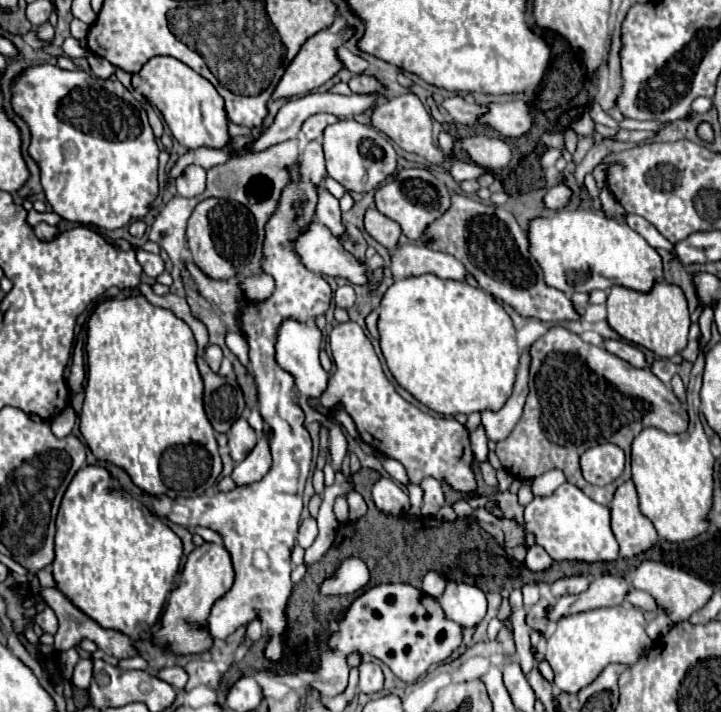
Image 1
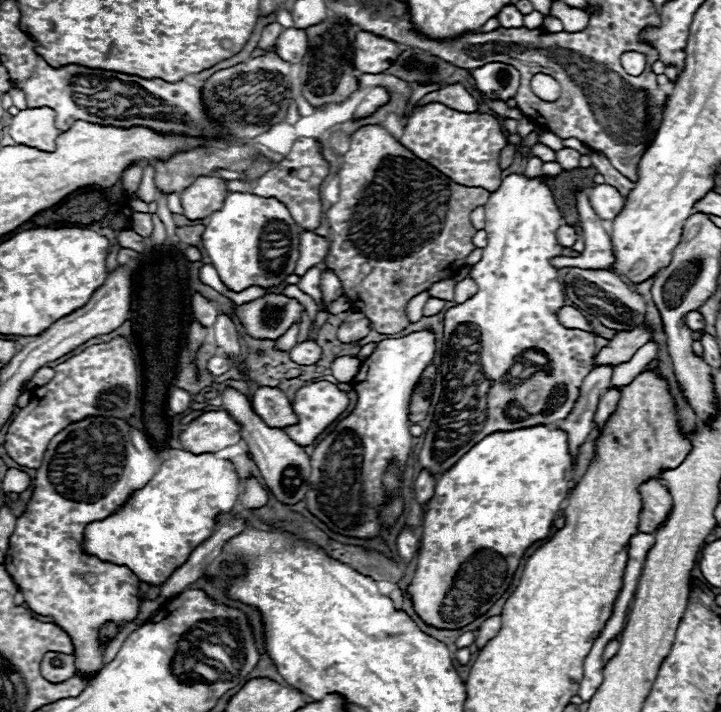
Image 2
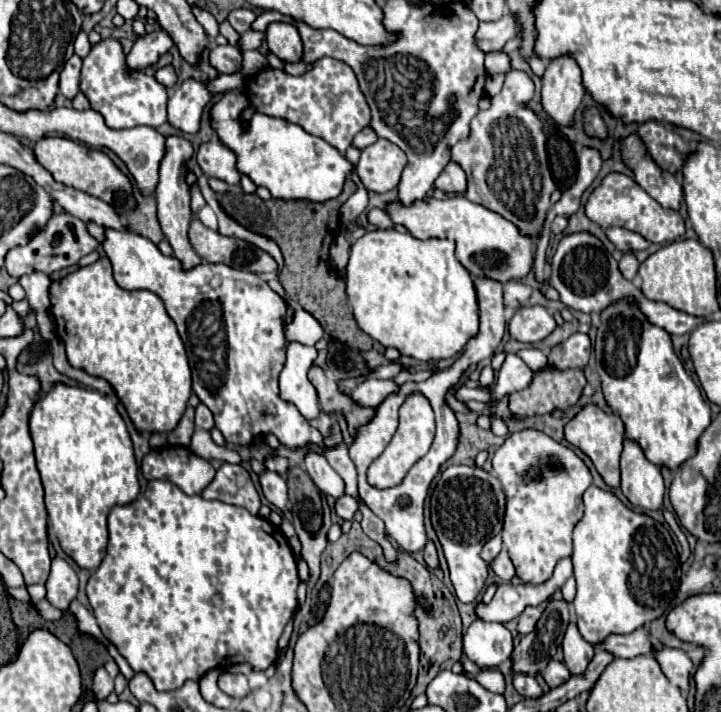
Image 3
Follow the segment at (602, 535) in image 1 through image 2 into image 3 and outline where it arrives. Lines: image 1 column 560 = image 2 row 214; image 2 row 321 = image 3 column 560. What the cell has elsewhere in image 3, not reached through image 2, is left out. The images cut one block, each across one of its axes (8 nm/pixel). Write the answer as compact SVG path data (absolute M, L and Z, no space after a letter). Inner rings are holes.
M538 430L510 434L496 450L492 466L508 498L502 530L504 548L522 582L542 584L552 576L556 562L572 554L572 530L582 518L582 494L592 484L592 474L570 448Z

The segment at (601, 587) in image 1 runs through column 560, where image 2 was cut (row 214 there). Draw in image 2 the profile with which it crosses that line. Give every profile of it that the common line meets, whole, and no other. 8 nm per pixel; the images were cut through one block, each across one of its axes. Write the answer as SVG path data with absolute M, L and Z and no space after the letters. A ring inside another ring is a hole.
M600 184L600 186L592 188L590 204L602 220L612 220L624 208L624 198L616 188L612 188L608 184Z

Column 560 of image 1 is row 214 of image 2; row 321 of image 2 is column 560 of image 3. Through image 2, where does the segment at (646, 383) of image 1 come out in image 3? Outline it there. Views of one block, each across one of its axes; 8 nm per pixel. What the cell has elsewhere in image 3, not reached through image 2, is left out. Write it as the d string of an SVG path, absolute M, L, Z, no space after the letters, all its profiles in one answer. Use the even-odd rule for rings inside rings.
M546 366L544 370L534 374L528 388L510 394L508 408L512 414L520 414L520 416L542 416L542 414L552 412L554 408L566 410L580 402L584 386L586 386L584 370L556 370L554 366Z

